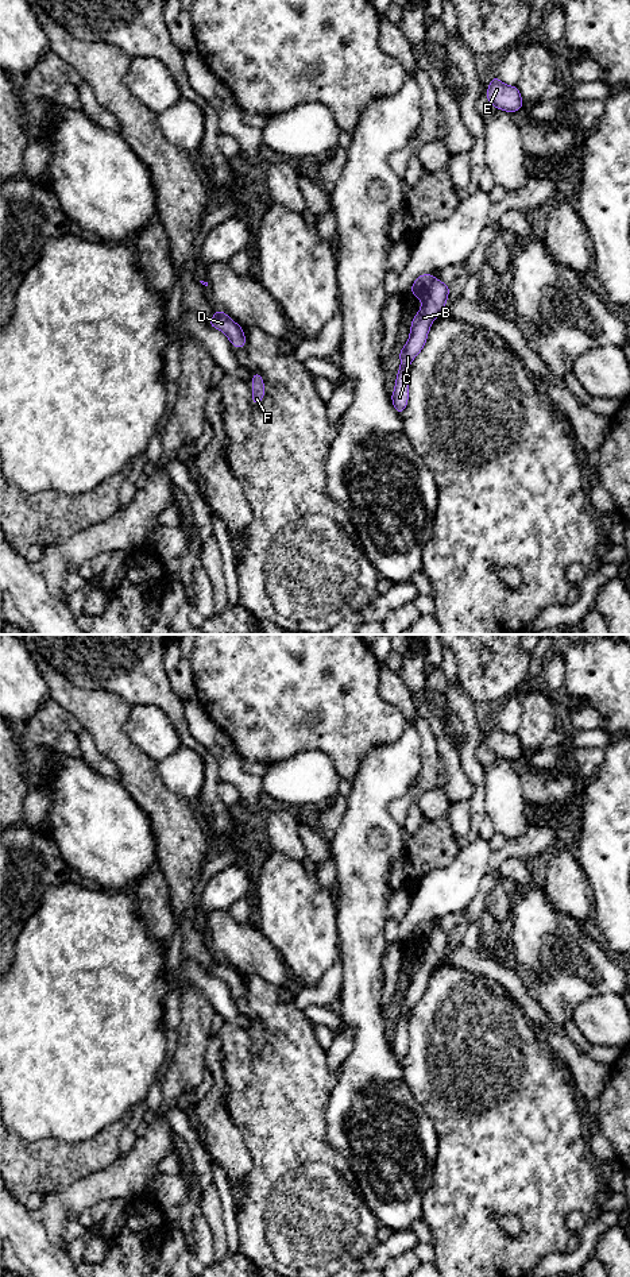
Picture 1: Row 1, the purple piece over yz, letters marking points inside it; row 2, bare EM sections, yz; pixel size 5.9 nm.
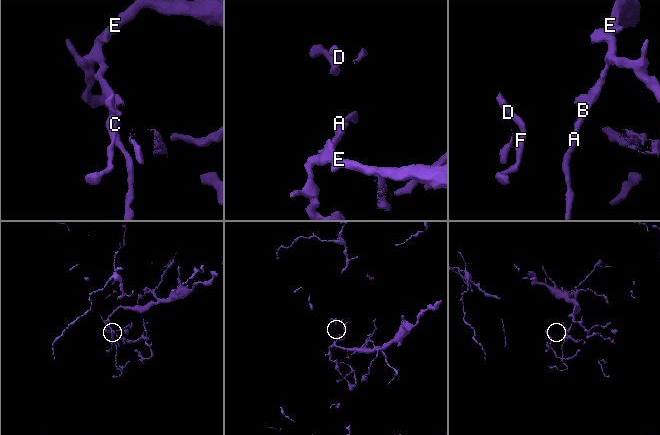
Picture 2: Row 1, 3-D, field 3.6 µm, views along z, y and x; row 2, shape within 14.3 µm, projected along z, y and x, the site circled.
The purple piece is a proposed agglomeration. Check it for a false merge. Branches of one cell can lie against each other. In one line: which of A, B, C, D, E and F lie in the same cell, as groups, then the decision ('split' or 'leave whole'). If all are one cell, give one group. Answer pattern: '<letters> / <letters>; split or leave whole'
A B C E / D F; split

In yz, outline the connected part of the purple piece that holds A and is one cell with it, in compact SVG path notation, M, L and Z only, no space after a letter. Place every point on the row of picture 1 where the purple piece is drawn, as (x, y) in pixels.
M433 277L429 297L424 301L422 306L411 321L407 343L402 350L399 350L401 367L395 379L395 389L391 394L391 401L395 410L401 416L409 401L409 366L424 348L433 320L441 315L444 306L447 305L448 294L449 285L445 285Z

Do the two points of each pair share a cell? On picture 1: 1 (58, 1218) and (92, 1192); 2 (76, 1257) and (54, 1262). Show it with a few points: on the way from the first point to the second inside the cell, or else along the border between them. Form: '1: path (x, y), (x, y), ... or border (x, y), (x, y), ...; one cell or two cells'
1: path (65, 1208), (82, 1195); one cell
2: border (66, 1253), (74, 1262); two cells

